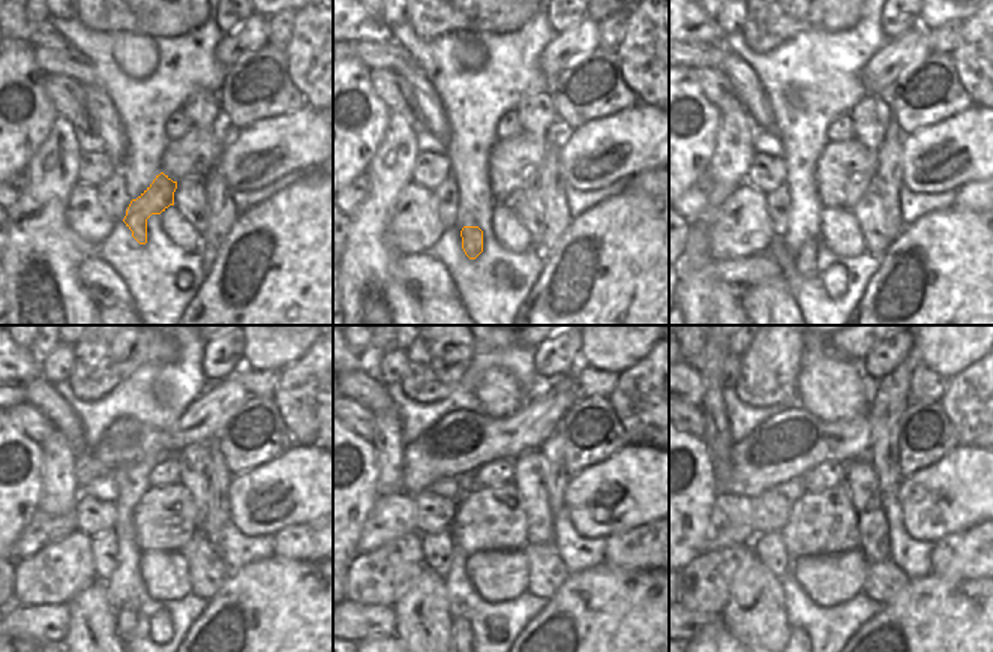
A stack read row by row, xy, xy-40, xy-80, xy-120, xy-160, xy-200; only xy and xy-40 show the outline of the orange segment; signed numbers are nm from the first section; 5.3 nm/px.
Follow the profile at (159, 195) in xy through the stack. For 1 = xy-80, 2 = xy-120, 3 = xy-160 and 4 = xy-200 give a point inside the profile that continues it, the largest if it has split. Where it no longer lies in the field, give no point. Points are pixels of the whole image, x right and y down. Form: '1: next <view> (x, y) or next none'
1: next xy-80 (806, 260)
2: next xy-120 (128, 618)
3: next xy-160 (462, 630)
4: next xy-200 (794, 630)

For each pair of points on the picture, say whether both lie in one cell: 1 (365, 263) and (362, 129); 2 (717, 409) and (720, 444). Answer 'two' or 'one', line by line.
1: two
2: one

